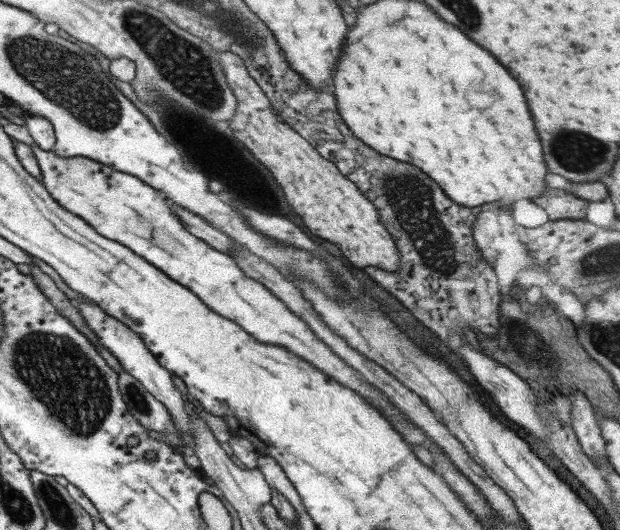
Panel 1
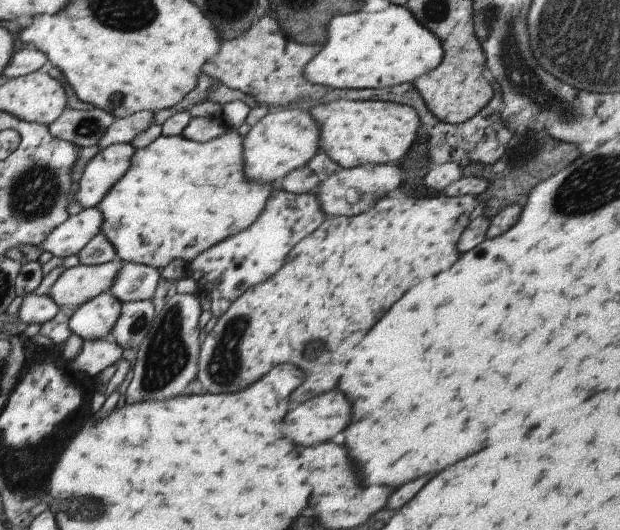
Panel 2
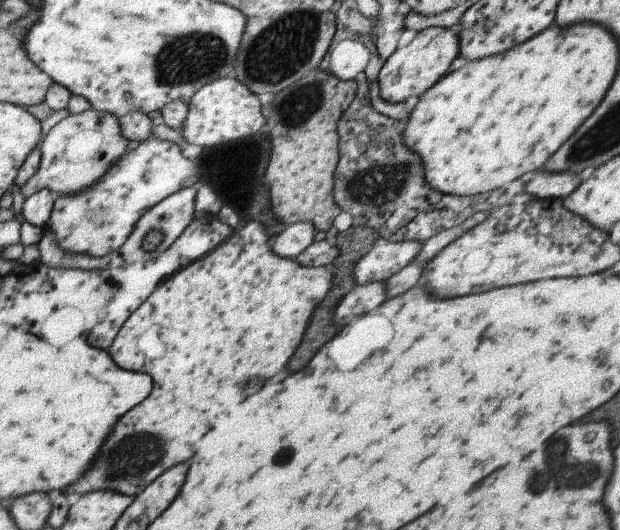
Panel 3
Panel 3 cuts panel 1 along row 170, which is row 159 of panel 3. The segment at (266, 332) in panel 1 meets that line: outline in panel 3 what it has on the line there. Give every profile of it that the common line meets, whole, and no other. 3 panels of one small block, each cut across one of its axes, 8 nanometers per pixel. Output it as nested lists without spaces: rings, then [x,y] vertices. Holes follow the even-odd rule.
[[[101,110],[67,114],[41,138],[39,168],[21,188],[21,194],[23,198],[29,198],[39,190],[51,190],[55,196],[75,196],[101,180],[113,168],[113,164],[129,152],[129,148],[131,144],[121,134],[117,116]]]

